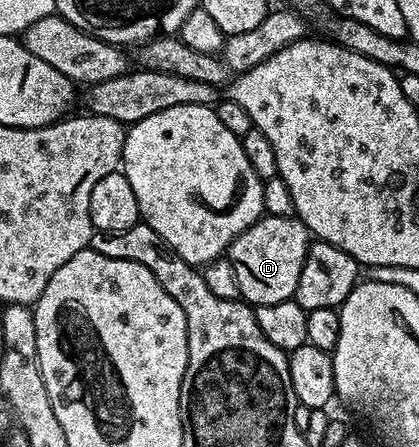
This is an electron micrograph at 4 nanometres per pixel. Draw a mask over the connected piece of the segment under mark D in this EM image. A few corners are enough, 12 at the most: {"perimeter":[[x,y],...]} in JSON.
{"perimeter":[[292,216],[260,217],[226,257],[239,299],[295,297],[310,243]]}

